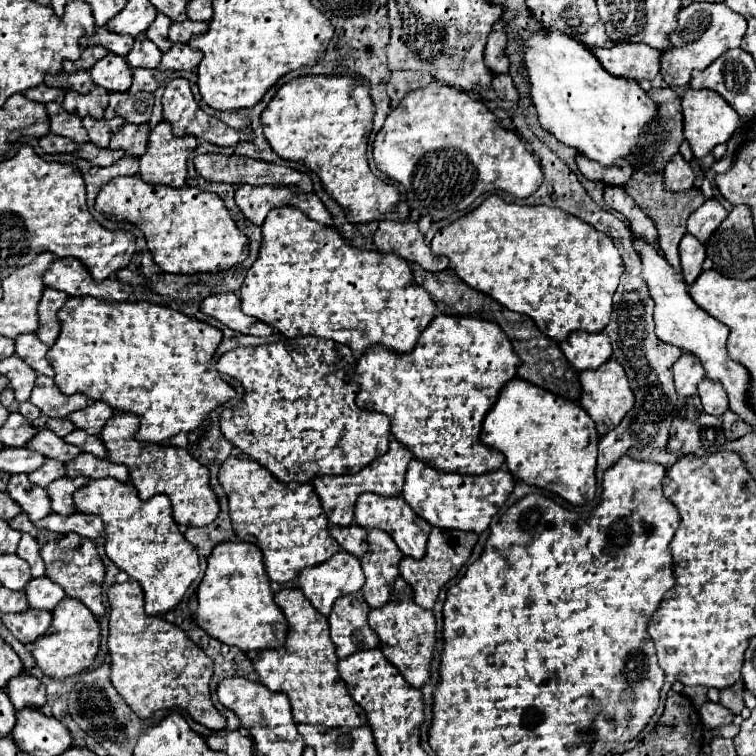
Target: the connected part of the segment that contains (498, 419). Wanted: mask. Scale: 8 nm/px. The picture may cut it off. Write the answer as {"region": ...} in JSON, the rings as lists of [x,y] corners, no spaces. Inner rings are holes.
{"region":[[[515,377],[501,387],[491,413],[487,413],[481,441],[505,455],[507,469],[519,481],[553,491],[573,505],[583,505],[595,497],[599,435],[595,421],[573,401]]]}

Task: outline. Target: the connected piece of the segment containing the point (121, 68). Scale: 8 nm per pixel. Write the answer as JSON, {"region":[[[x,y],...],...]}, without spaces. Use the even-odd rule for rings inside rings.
{"region":[[[107,53],[91,67],[91,77],[107,91],[127,91],[131,87],[131,67],[115,53]]]}

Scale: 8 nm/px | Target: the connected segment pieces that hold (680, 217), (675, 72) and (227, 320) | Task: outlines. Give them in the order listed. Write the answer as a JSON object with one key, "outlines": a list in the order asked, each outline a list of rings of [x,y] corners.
{"outlines":[[[[637,169],[633,173],[633,177],[631,177],[631,181],[625,185],[625,191],[653,219],[653,223],[655,223],[655,227],[659,231],[659,247],[663,249],[663,257],[667,259],[669,265],[679,269],[679,243],[681,243],[683,235],[687,233],[685,221],[705,201],[703,193],[697,187],[673,193],[673,191],[665,189],[663,173],[655,171],[655,169],[651,173],[647,173],[645,169]]],[[[691,3],[681,9],[677,17],[677,29],[671,35],[673,49],[661,57],[661,77],[669,87],[681,87],[689,83],[693,69],[705,69],[721,53],[739,47],[747,29],[743,15],[727,9],[723,3]]],[[[217,293],[217,295],[209,295],[207,299],[203,299],[201,303],[201,311],[205,315],[211,315],[215,319],[219,319],[223,325],[227,325],[233,331],[245,333],[245,335],[271,335],[273,329],[269,325],[265,325],[263,321],[249,317],[241,311],[241,301],[237,297],[237,293]]]]}

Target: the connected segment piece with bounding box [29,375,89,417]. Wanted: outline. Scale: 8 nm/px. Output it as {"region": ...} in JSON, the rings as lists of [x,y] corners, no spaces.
{"region":[[[45,375],[37,377],[29,401],[37,405],[47,417],[67,417],[75,409],[83,409],[89,405],[89,399],[83,393],[63,395],[55,381]]]}

